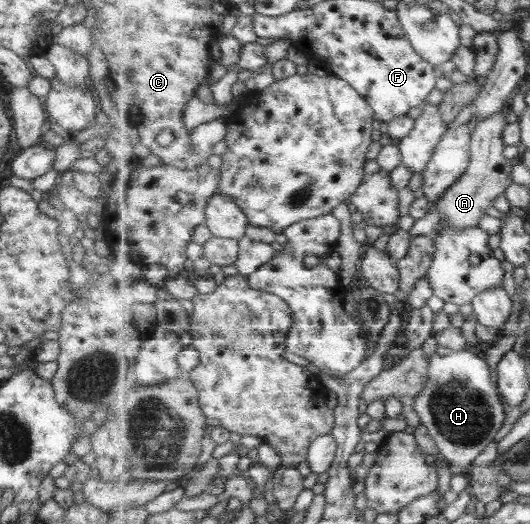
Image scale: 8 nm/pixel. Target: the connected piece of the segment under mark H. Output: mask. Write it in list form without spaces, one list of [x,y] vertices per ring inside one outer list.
[[[468,348],[453,352],[439,349],[429,356],[429,364],[430,382],[415,402],[415,412],[446,462],[462,469],[470,468],[472,462],[482,454],[482,450],[490,442],[495,442],[507,426],[507,406],[497,393],[498,388],[492,384],[492,372],[480,353]]]

